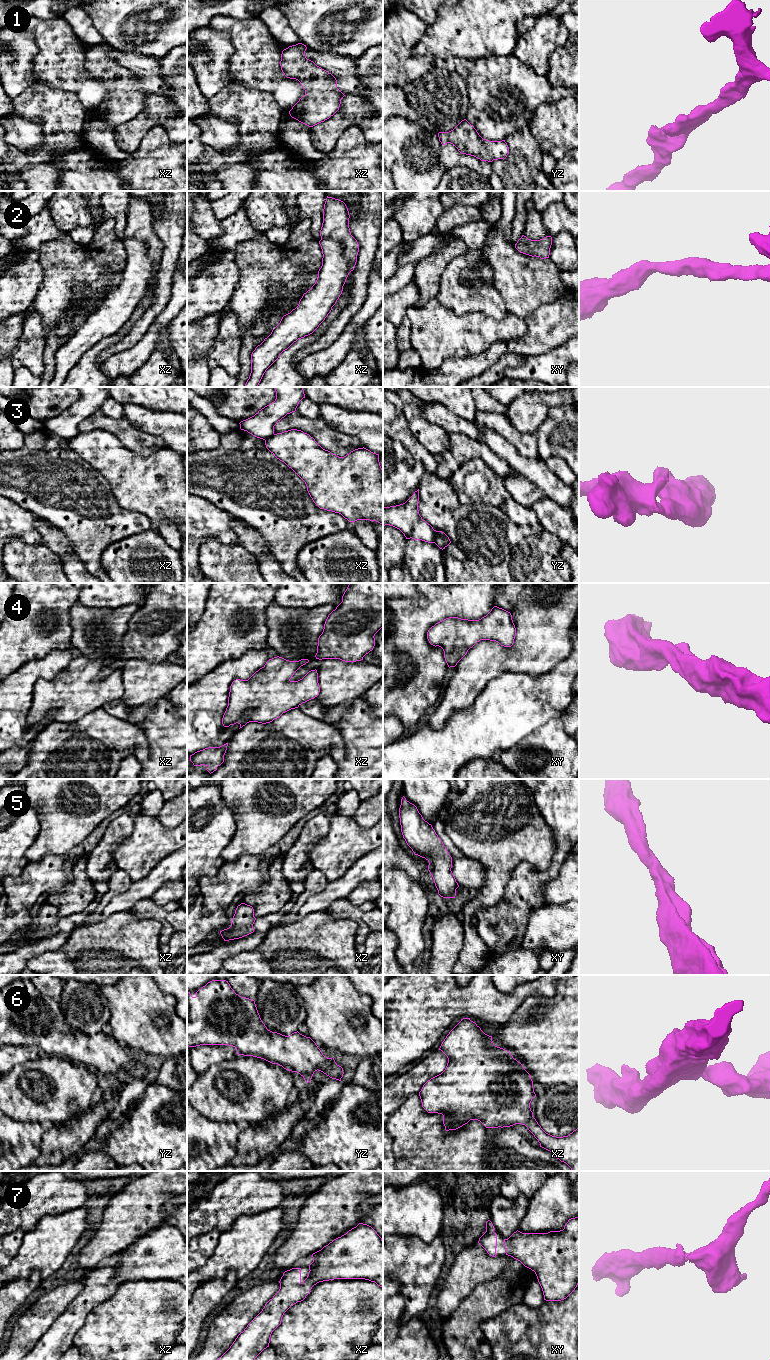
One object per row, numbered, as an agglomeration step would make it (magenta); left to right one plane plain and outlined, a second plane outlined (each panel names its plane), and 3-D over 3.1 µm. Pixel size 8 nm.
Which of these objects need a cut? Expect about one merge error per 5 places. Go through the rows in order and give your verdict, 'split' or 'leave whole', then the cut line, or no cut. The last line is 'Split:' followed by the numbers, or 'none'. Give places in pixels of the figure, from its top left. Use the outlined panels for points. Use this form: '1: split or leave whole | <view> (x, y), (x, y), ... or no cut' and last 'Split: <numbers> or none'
1: leave whole | no cut
2: leave whole | no cut
3: split | yz (435, 530), (435, 540), (433, 542)
4: leave whole | no cut
5: leave whole | no cut
6: leave whole | no cut
7: leave whole | no cut
Split: 3

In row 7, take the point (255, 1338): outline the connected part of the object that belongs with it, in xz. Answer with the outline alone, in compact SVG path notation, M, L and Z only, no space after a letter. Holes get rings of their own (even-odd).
M359 1223L346 1234L313 1253L312 1257L313 1262L309 1265L307 1278L301 1281L301 1268L285 1271L279 1281L279 1291L217 1360L255 1360L264 1349L269 1347L271 1334L281 1324L284 1313L292 1305L303 1301L312 1287L319 1282L334 1279L365 1279L383 1288L383 1240L367 1224Z

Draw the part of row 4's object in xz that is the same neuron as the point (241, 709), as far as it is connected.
M277 656L269 659L248 680L234 680L230 686L228 706L222 718L223 726L229 727L238 723L242 728L249 722L270 723L283 713L298 708L302 703L317 697L320 686L316 669L309 671L298 681L290 680L294 673L308 662L308 659L289 661Z

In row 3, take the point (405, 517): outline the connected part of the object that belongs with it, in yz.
M419 489L403 504L383 507L383 528L385 525L399 529L406 539L435 542L435 530L419 514Z

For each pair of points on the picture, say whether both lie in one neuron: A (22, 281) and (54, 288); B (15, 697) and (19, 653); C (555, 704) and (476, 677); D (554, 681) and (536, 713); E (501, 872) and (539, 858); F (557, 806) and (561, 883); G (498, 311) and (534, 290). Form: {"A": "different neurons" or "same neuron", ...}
{"A": "different neurons", "B": "different neurons", "C": "different neurons", "D": "same neuron", "E": "same neuron", "F": "different neurons", "G": "different neurons"}

